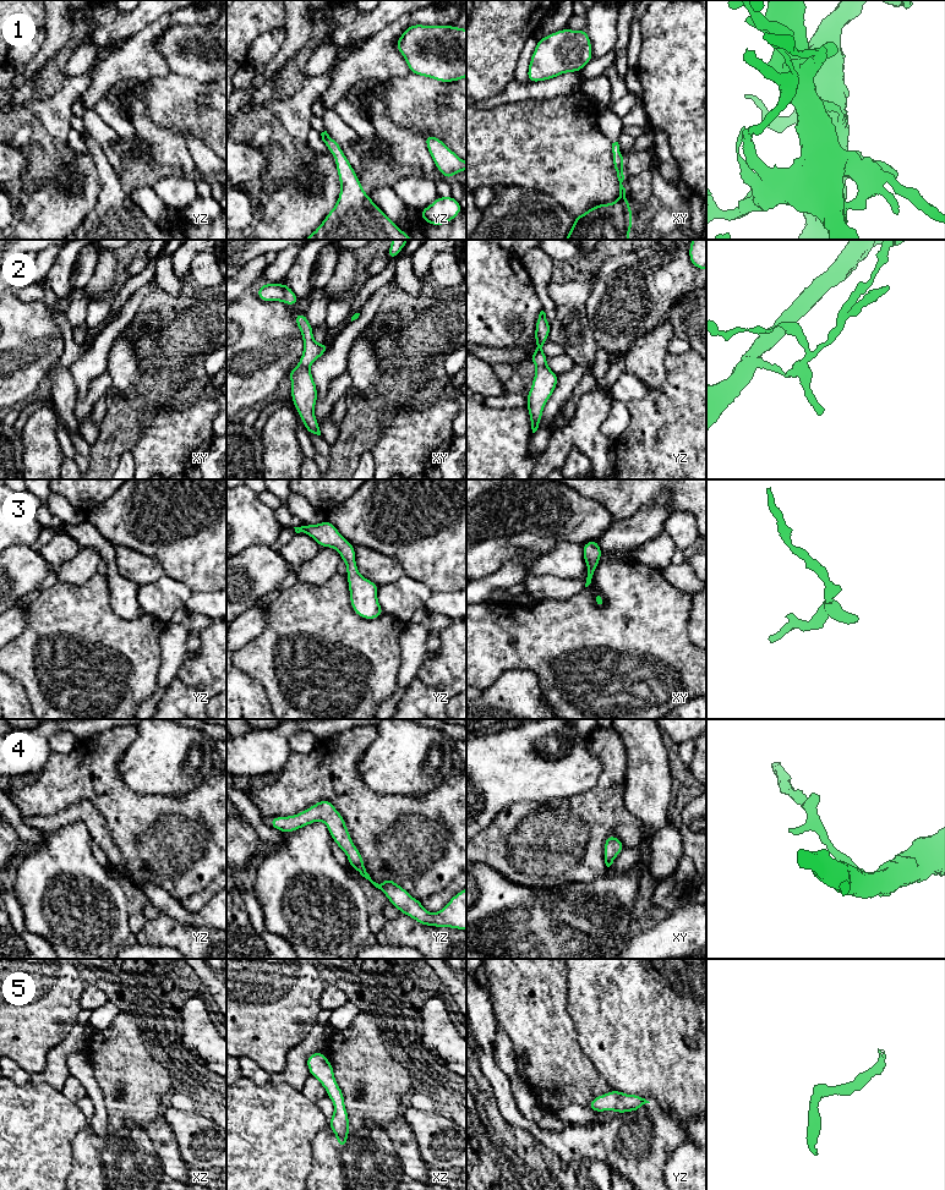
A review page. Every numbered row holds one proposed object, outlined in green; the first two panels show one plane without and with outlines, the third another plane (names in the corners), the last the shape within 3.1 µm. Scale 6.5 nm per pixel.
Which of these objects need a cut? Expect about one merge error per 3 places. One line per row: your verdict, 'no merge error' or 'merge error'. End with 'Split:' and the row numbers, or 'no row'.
1: no merge error
2: merge error
3: no merge error
4: no merge error
5: no merge error
Split: 2

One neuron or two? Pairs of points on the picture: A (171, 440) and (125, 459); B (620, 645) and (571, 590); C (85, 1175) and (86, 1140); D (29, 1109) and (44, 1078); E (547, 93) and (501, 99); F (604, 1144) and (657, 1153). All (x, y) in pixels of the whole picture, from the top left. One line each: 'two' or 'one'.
A: two
B: two
C: one
D: two
E: one
F: one

